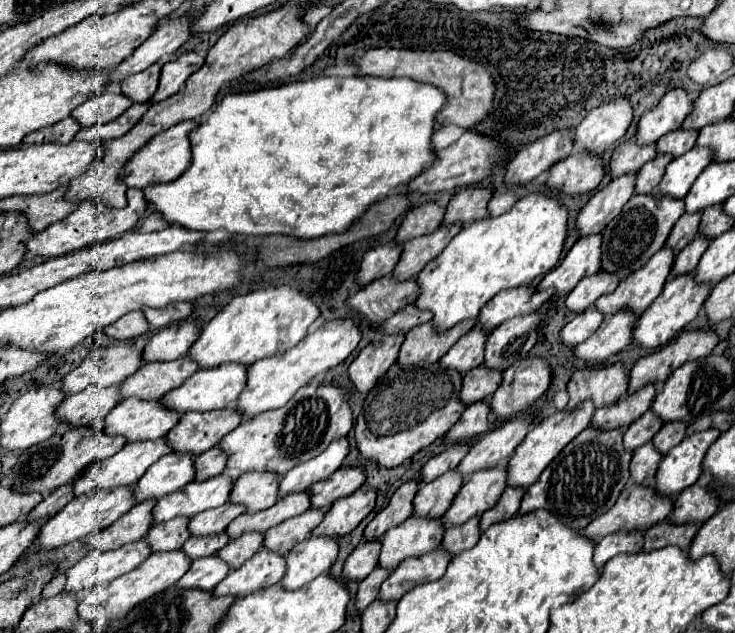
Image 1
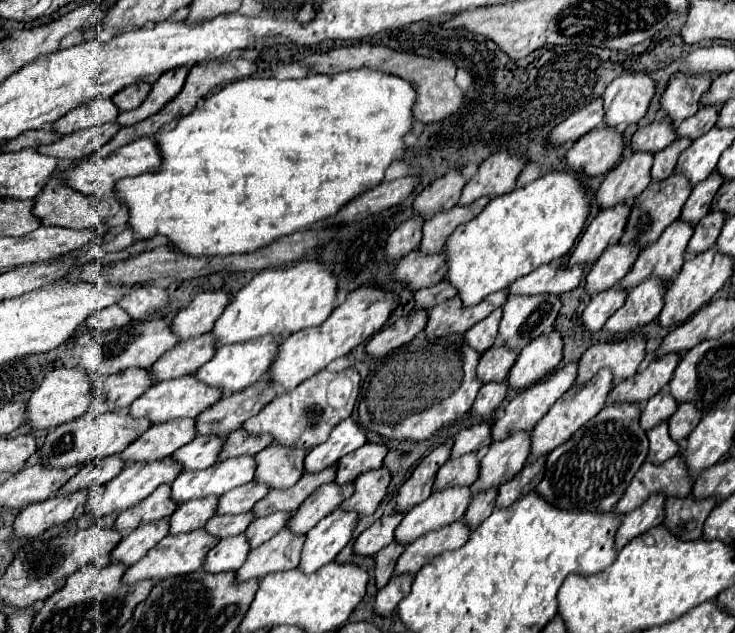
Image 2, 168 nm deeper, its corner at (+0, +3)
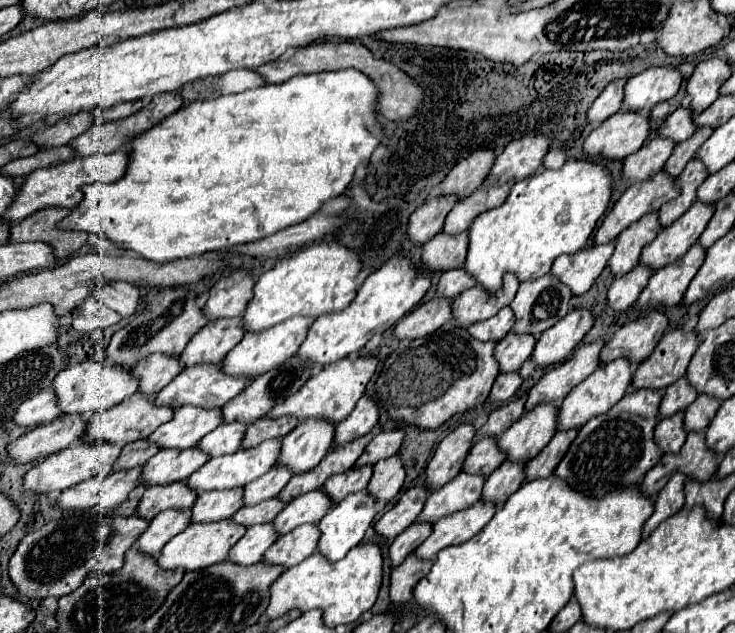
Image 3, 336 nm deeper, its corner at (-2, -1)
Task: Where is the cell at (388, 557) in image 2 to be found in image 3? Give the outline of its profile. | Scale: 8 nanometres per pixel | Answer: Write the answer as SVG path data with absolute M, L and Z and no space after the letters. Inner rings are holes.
M424 521L424 523L412 523L408 529L404 529L394 543L390 545L390 559L392 559L392 567L400 565L406 555L410 555L424 539L428 539L432 533L432 523Z

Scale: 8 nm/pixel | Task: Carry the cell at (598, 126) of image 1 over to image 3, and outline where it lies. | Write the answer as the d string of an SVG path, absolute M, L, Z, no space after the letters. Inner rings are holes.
M650 67L646 73L638 73L626 83L622 111L648 113L656 103L674 97L680 85L682 73L676 67Z

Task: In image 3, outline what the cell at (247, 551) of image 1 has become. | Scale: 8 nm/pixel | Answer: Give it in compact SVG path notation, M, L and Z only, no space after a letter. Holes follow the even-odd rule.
M316 489L312 493L306 493L302 497L296 497L294 501L290 501L288 507L278 513L278 517L274 519L274 525L284 535L298 525L318 523L330 507L332 507L332 499L326 495L326 491Z

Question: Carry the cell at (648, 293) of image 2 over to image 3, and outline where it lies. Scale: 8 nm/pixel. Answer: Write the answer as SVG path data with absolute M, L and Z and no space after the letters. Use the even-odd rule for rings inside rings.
M694 243L680 261L658 269L650 277L642 295L638 297L636 307L646 311L650 307L678 305L682 301L692 277L702 267L704 257L706 257L706 249L700 243Z

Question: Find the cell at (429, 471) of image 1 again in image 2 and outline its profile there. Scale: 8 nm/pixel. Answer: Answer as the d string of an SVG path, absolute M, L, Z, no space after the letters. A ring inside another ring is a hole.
M478 423L472 425L468 429L462 429L456 435L454 441L454 449L450 453L450 459L456 459L458 455L466 455L466 453L474 453L482 447L490 445L490 423Z

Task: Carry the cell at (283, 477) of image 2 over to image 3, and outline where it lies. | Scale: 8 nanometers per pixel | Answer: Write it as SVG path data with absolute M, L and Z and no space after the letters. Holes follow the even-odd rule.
M306 419L282 439L276 465L286 465L292 473L310 471L330 451L332 439L334 423L326 423L326 419Z

